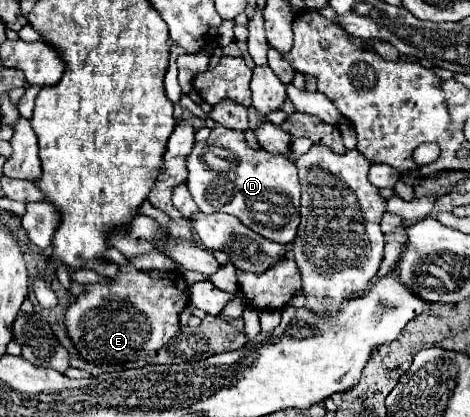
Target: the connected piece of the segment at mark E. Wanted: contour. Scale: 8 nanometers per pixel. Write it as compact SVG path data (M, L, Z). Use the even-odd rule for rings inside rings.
M124 264L112 284L88 284L88 290L66 310L66 328L84 360L94 364L134 362L136 358L144 358L170 342L170 338L180 330L178 314L186 308L188 300L188 286L176 270L136 270L132 264Z

